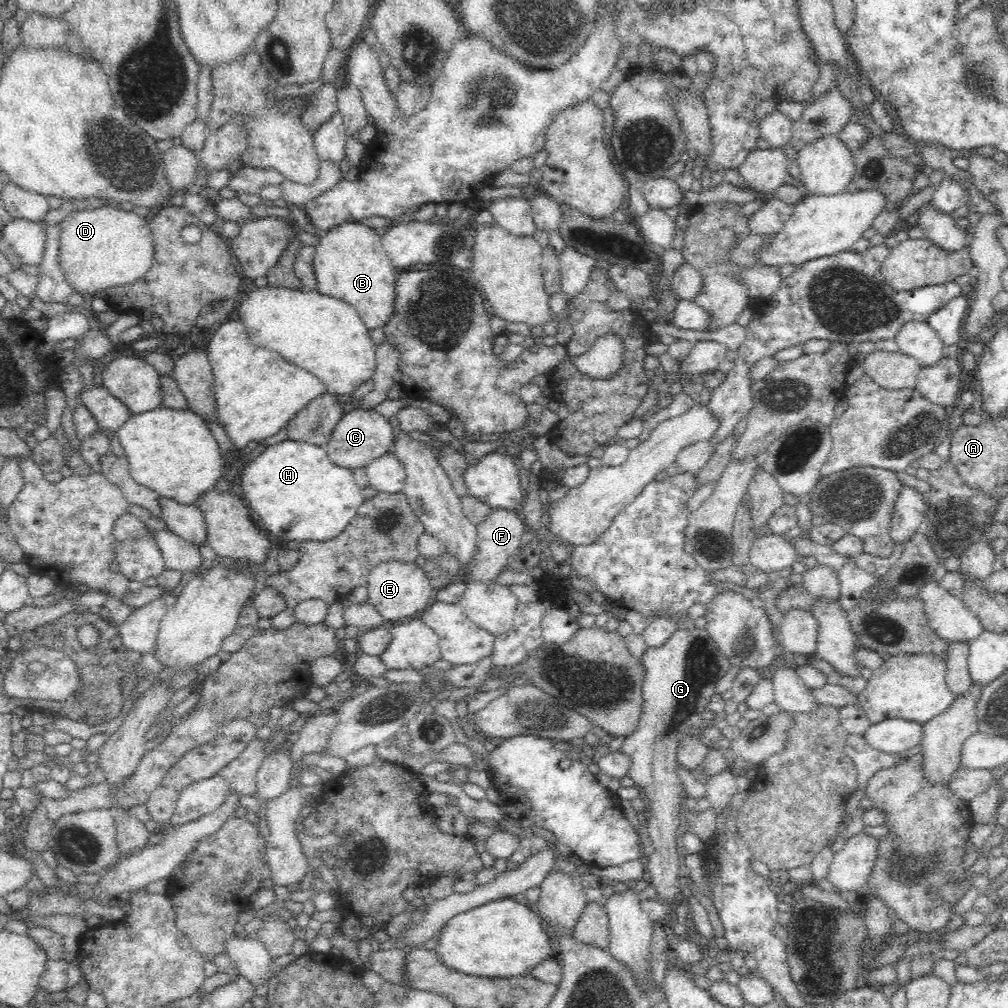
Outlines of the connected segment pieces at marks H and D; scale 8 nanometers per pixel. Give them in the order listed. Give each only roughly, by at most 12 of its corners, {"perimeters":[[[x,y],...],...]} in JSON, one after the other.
{"perimeters":[[[290,439],[238,483],[288,542],[336,538],[365,501],[352,469]],[[112,204],[59,224],[58,261],[74,294],[144,278],[148,221]]]}

